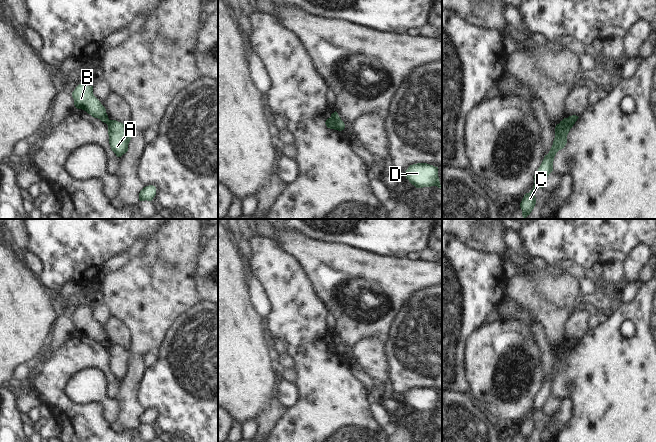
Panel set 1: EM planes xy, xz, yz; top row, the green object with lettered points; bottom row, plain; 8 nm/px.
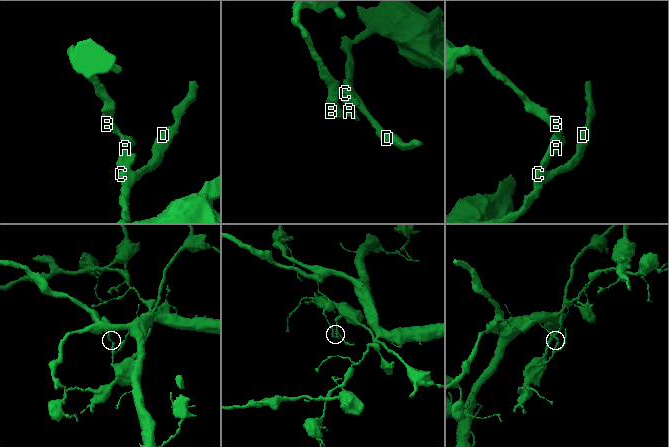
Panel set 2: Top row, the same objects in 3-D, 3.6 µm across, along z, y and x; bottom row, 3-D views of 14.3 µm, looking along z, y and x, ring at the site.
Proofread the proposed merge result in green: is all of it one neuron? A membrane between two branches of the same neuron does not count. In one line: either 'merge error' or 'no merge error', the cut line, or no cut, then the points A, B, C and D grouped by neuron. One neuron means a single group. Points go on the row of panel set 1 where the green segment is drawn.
merge error; cut in xz along (330, 117), (336, 129); A C D / B

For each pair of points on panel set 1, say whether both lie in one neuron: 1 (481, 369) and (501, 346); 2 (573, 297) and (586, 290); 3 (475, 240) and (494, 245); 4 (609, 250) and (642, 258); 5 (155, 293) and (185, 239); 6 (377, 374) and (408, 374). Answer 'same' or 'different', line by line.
1: same
2: different
3: same
4: different
5: same
6: different

